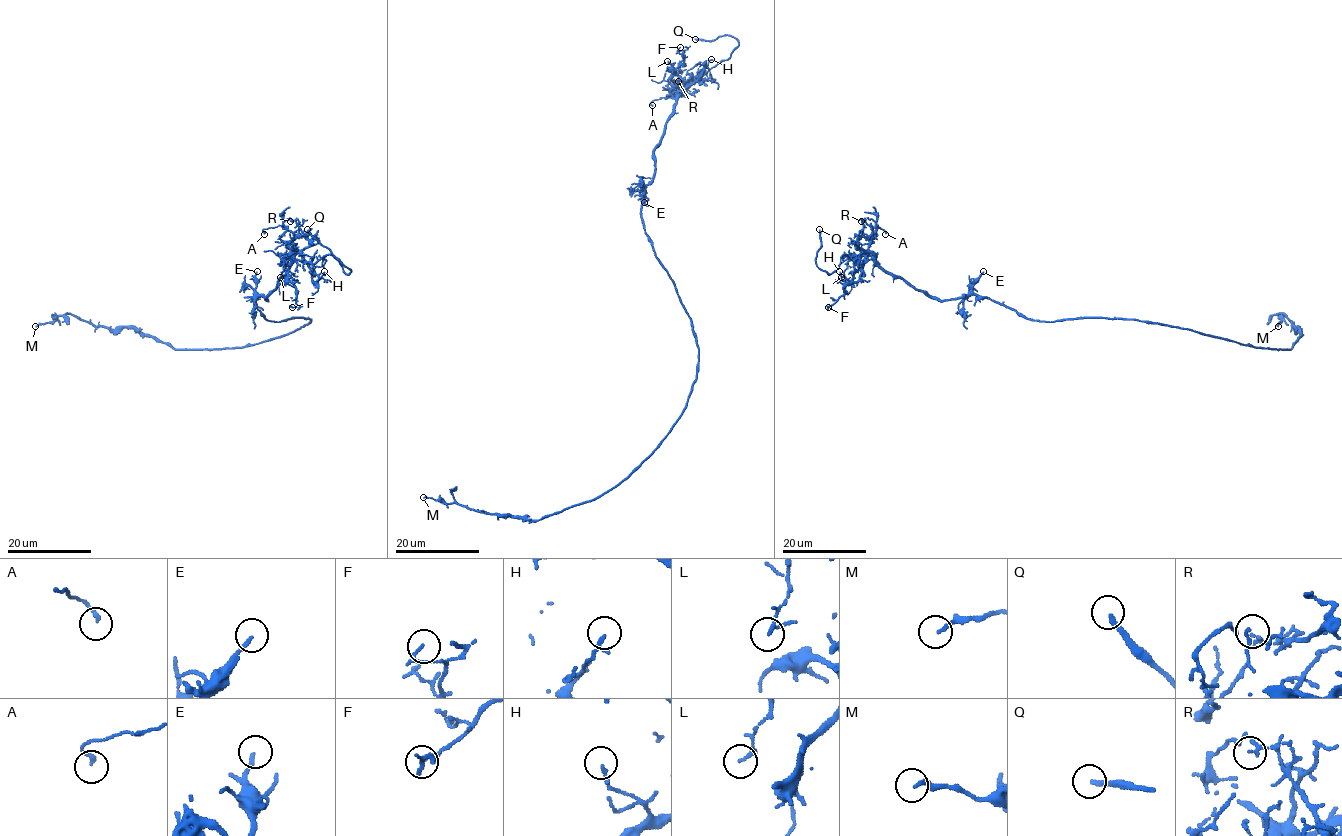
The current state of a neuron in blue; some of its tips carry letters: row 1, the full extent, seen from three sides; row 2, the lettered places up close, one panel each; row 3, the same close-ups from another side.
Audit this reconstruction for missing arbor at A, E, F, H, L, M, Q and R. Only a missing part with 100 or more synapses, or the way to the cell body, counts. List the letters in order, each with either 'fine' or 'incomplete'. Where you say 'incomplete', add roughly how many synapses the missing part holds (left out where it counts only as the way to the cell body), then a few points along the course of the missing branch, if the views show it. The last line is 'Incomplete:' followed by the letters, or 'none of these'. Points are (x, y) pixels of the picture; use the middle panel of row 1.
A: fine
E: fine
F: fine
H: fine
L: fine
M: fine
Q: incomplete
R: fine
Incomplete: Q

